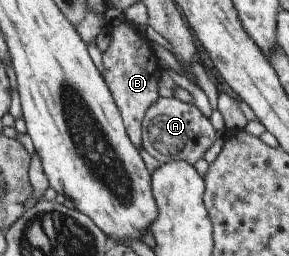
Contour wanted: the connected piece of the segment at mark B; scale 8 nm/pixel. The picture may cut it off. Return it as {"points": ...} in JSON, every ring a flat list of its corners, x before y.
{"points":[[124,20,120,25,108,26,112,36,108,50,103,53,103,70,101,72,114,103,121,113,123,124,130,143,136,148,142,147,141,125,148,108,160,97,158,83,162,78,162,67,153,54,150,40,146,34,140,34,132,24]]}

